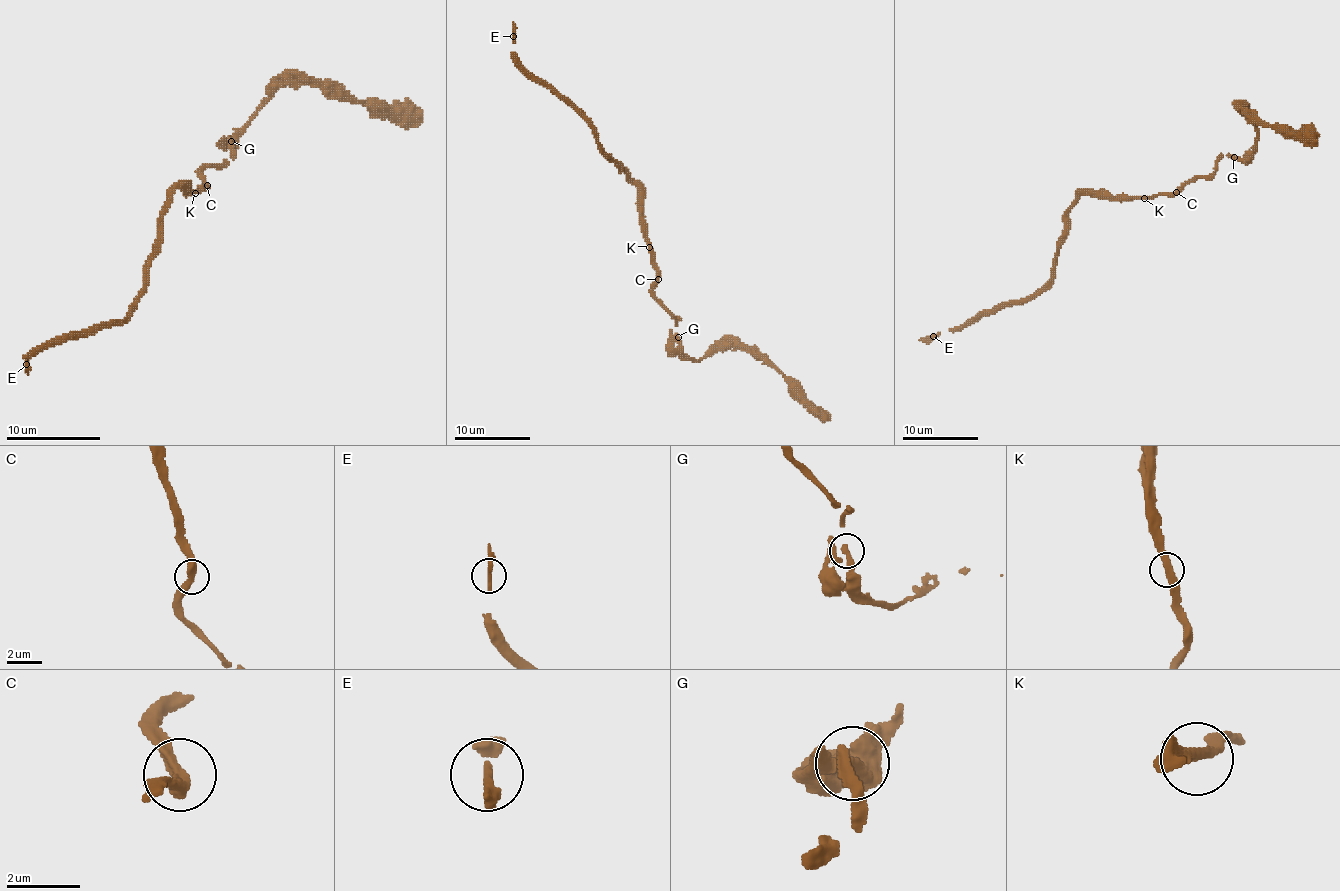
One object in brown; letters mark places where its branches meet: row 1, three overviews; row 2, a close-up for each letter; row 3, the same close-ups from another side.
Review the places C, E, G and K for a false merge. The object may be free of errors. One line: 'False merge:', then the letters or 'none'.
False merge: none

